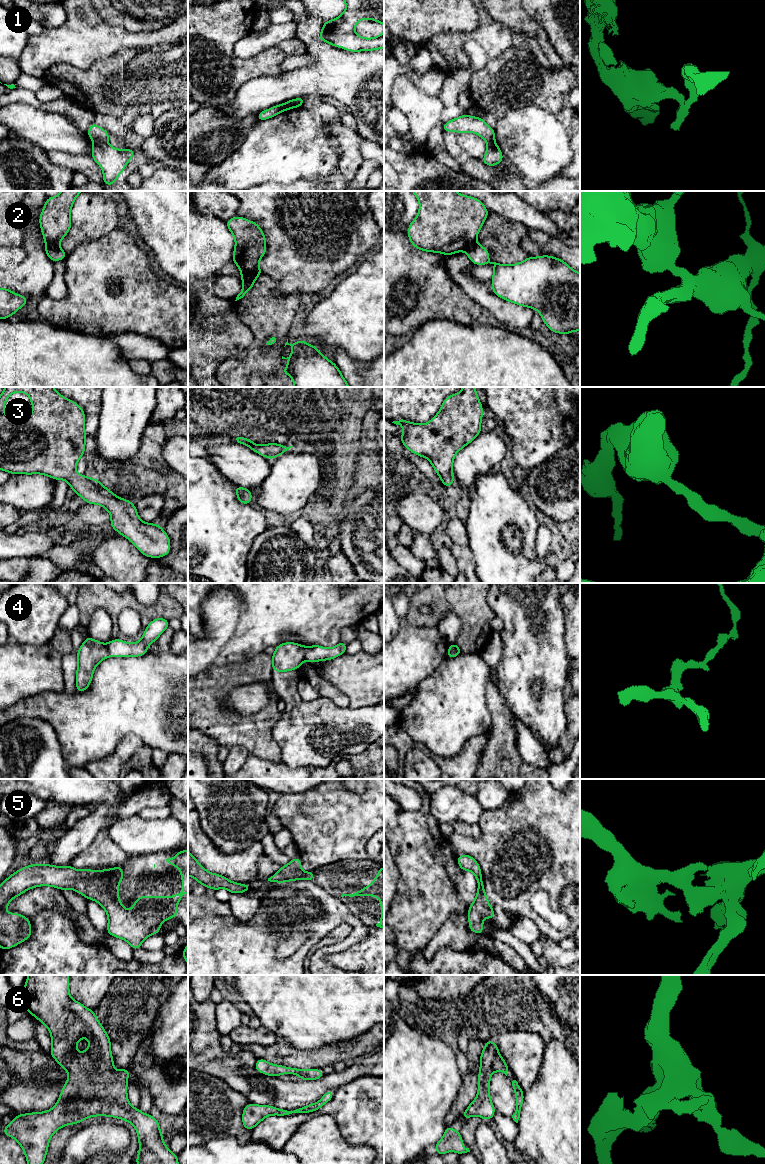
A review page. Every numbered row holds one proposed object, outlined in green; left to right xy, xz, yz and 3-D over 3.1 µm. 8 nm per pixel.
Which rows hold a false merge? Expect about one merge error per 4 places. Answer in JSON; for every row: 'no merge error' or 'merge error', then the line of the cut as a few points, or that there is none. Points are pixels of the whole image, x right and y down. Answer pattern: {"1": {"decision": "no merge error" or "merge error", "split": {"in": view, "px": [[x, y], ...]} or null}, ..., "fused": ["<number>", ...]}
{"1": {"decision": "merge error", "split": {"in": "xy", "px": [[95, 142], [106, 143]]}}, "2": {"decision": "merge error", "split": {"in": "xz", "px": [[241, 276], [252, 276], [255, 278]]}}, "3": {"decision": "no merge error", "split": null}, "4": {"decision": "merge error", "split": {"in": "xz", "px": [[306, 647], [304, 659]]}}, "5": {"decision": "no merge error", "split": null}, "6": {"decision": "no merge error", "split": null}, "fused": ["1", "2", "4"]}

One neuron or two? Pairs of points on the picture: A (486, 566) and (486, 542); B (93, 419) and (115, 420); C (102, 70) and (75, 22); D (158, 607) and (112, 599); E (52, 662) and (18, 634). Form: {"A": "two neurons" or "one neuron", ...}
{"A": "one neuron", "B": "two neurons", "C": "two neurons", "D": "one neuron", "E": "two neurons"}

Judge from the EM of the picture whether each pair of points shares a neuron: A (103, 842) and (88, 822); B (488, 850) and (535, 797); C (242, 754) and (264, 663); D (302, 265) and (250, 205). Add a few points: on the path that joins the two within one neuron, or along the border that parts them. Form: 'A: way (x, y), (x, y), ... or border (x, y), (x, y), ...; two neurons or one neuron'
A: border (113, 817), (107, 820), (105, 826), (82, 852); two neurons
B: way (499, 837), (499, 834), (523, 810); one neuron
C: border (229, 748), (242, 746), (250, 754); two neurons
D: way (292, 250), (289, 242), (265, 218); one neuron

